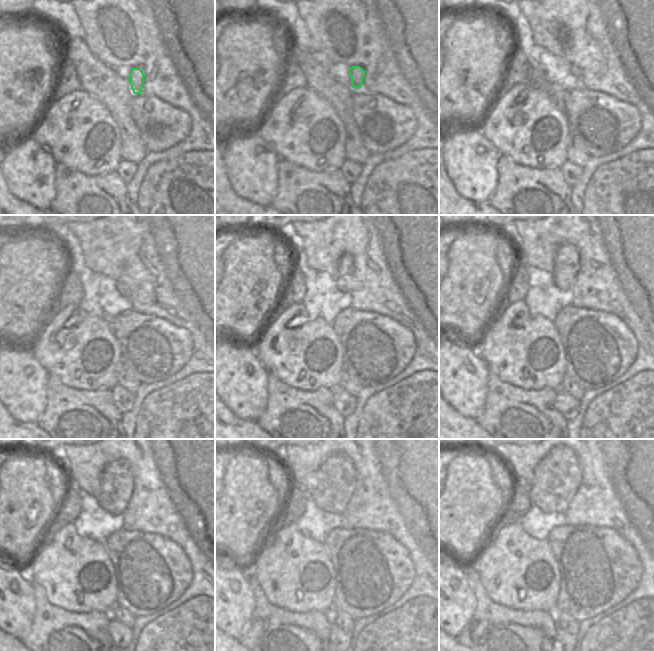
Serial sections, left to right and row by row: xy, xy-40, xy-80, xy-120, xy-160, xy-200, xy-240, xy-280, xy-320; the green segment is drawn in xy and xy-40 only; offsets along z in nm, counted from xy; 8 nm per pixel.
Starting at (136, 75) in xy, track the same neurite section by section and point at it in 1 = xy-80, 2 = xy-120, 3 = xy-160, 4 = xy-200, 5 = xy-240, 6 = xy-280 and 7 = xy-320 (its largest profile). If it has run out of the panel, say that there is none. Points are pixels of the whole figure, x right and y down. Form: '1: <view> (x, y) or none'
1: xy-80 (575, 71)
2: xy-120 (123, 290)
3: xy-160 (344, 279)
4: xy-200 (566, 266)
5: xy-240 (116, 484)
6: xy-280 (336, 477)
7: xy-320 (556, 478)

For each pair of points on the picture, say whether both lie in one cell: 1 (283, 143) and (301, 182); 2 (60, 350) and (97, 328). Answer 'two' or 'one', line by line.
1: two
2: one

